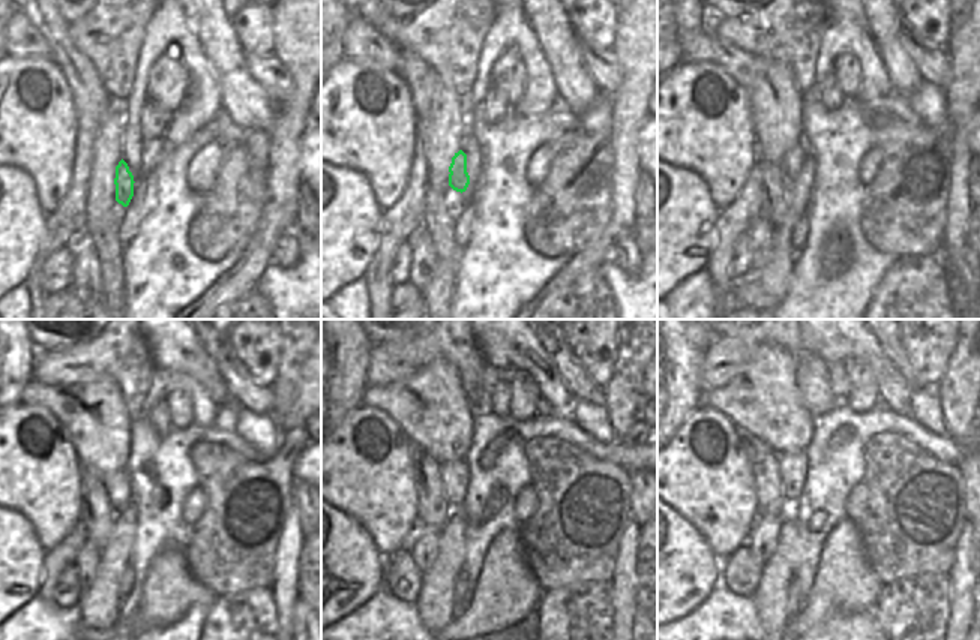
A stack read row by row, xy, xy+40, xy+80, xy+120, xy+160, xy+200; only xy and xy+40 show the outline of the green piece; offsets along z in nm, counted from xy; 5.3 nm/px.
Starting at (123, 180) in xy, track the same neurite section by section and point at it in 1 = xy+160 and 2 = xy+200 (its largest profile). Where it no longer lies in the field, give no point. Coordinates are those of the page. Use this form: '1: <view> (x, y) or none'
1: xy+160 (455, 474)
2: xy+200 (791, 468)

